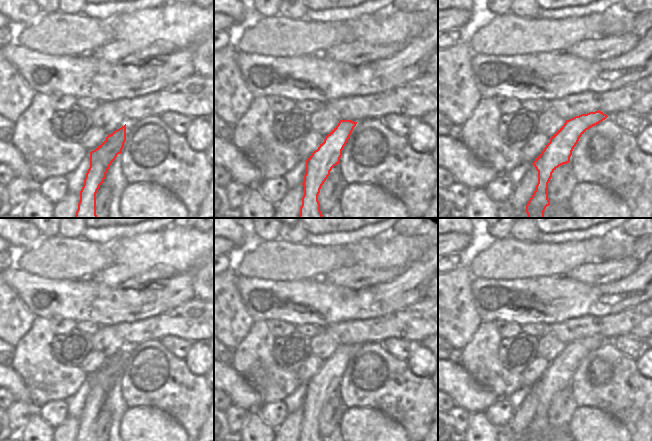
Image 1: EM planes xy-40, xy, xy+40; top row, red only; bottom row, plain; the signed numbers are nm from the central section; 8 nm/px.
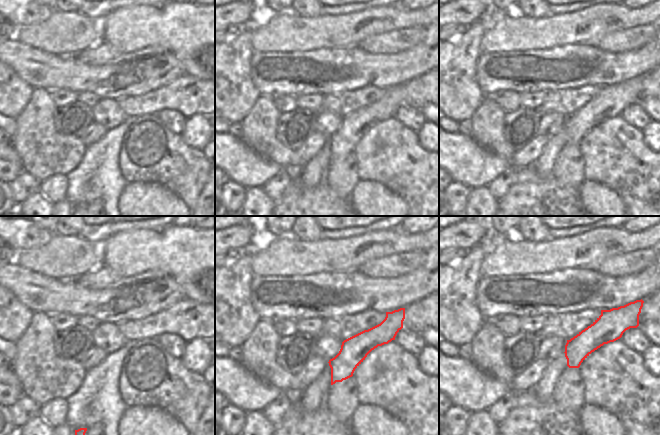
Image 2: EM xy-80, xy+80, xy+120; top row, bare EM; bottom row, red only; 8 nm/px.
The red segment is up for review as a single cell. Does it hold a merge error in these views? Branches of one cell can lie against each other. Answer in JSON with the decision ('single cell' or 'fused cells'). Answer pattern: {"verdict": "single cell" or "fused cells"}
{"verdict": "single cell"}

